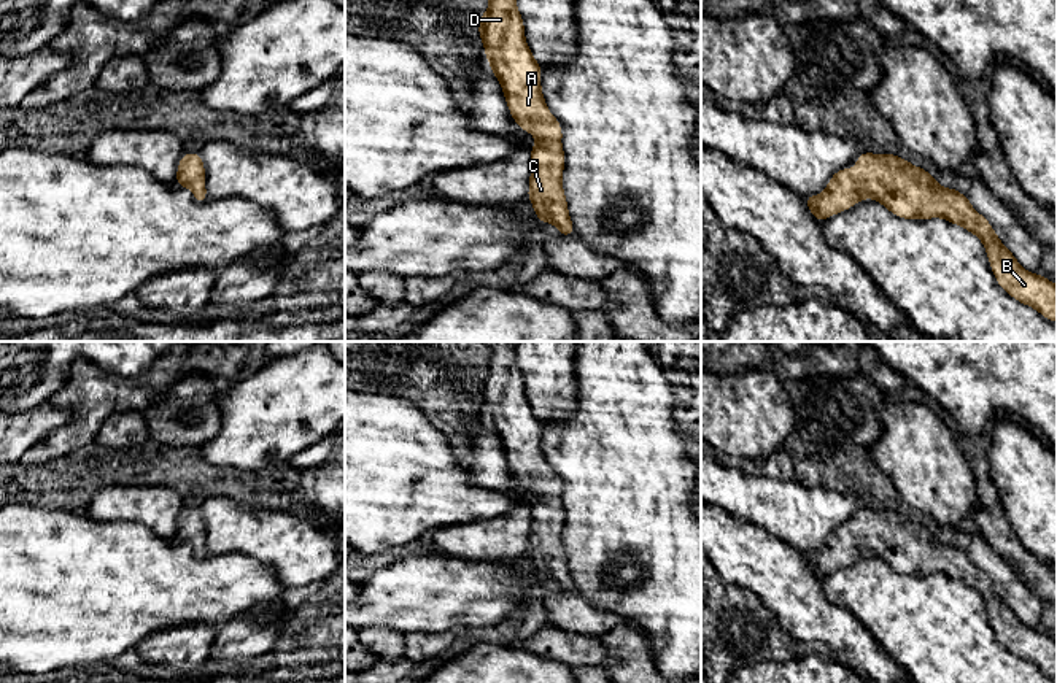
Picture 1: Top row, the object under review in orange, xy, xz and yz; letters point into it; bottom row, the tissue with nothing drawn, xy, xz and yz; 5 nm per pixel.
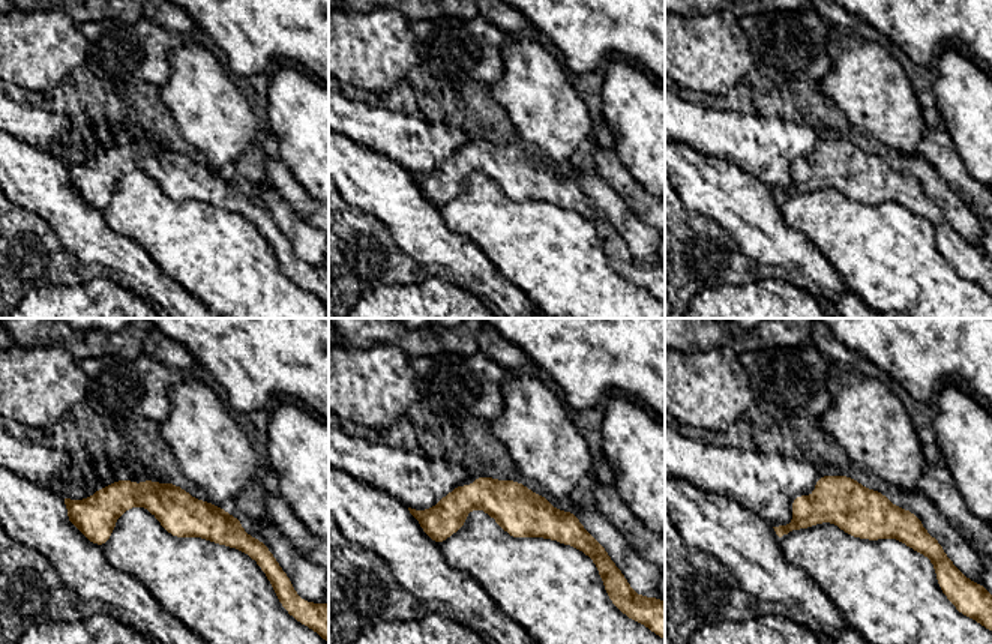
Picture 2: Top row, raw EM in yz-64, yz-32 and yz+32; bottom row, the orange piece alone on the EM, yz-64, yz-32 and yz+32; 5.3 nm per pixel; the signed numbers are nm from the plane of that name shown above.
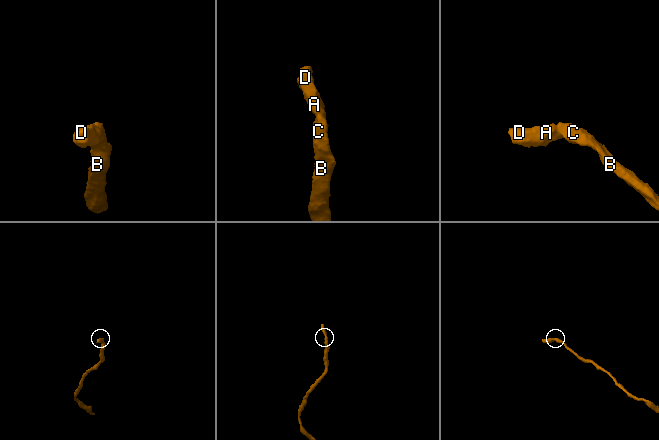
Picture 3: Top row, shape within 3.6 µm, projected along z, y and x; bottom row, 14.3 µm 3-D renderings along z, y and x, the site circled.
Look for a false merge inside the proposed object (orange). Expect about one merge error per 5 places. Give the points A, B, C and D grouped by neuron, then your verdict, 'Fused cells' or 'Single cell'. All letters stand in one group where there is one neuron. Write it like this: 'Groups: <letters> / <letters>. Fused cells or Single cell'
Groups: A B C D. Single cell

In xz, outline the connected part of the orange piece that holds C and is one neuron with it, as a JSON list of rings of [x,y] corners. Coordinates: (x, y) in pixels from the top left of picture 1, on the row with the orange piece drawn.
[[[490,0],[488,10],[478,19],[478,35],[482,37],[491,71],[501,83],[512,118],[520,129],[539,140],[531,146],[531,176],[528,184],[528,200],[536,210],[536,218],[540,222],[556,226],[561,237],[571,237],[575,232],[561,181],[566,164],[561,148],[563,129],[547,108],[540,87],[542,65],[534,60],[525,40],[525,24],[517,8],[517,0]]]

